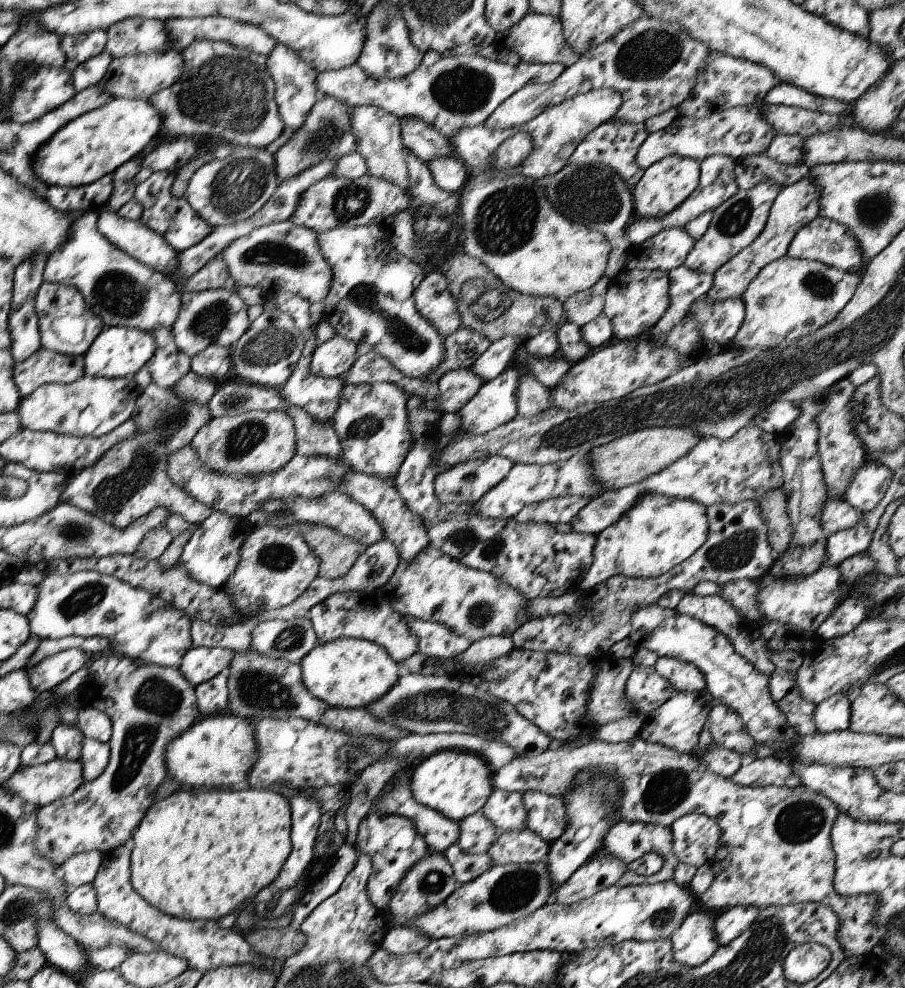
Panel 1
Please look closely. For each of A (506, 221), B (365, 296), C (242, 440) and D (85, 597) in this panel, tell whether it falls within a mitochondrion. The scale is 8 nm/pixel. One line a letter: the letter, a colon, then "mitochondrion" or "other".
A: mitochondrion
B: mitochondrion
C: mitochondrion
D: mitochondrion

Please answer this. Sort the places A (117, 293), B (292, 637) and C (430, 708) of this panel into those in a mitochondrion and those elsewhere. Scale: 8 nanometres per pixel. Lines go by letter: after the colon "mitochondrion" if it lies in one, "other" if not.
A: mitochondrion
B: mitochondrion
C: mitochondrion

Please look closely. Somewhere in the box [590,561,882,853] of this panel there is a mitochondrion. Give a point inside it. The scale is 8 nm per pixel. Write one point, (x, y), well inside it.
(800, 821)

